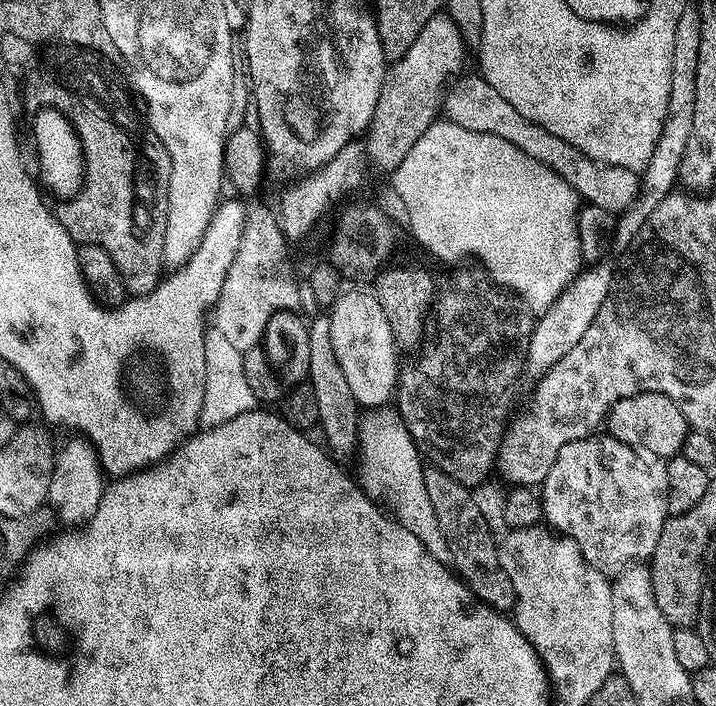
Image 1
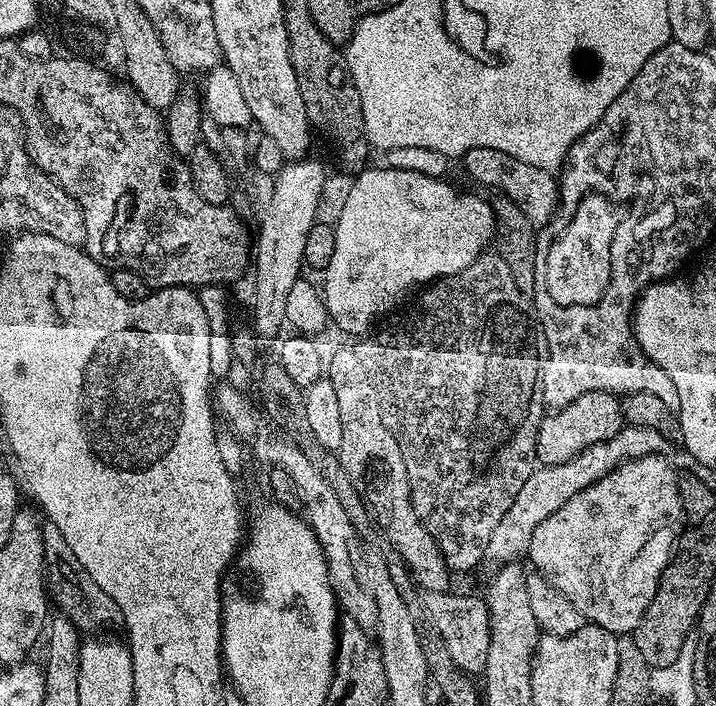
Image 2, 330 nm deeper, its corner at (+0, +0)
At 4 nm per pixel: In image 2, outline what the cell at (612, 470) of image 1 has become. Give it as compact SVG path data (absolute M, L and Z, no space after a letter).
M647 456L618 466L618 470L614 470L610 474L606 474L606 478L594 482L594 486L574 494L574 498L570 498L570 502L566 502L566 506L562 506L562 510L554 510L554 514L550 514L550 518L546 518L546 522L542 522L542 526L538 526L534 530L526 556L527 559L532 559L531 567L535 571L541 572L550 582L550 586L554 586L554 590L558 590L566 598L570 598L570 602L574 602L576 609L584 615L585 621L597 624L599 628L604 628L613 634L632 634L635 633L638 622L642 622L642 618L658 590L660 575L666 570L668 561L672 558L676 538L680 535L684 523L677 469L671 468L662 458Z

